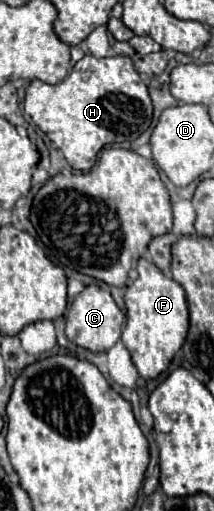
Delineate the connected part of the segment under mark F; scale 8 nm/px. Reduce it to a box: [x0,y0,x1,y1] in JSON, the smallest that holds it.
[121,258,189,380]

